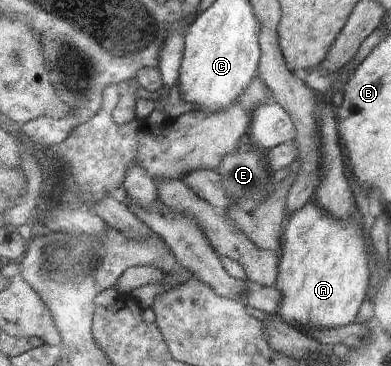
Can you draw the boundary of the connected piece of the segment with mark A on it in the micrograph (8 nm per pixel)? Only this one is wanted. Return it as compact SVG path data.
M310 201L302 210L288 214L282 230L282 242L279 252L280 276L276 286L284 295L284 300L278 310L288 323L304 330L324 330L346 326L358 316L358 308L366 296L366 286L370 284L370 258L368 244L362 234L362 217L354 216L354 220L338 220L331 214L326 214L322 206Z

